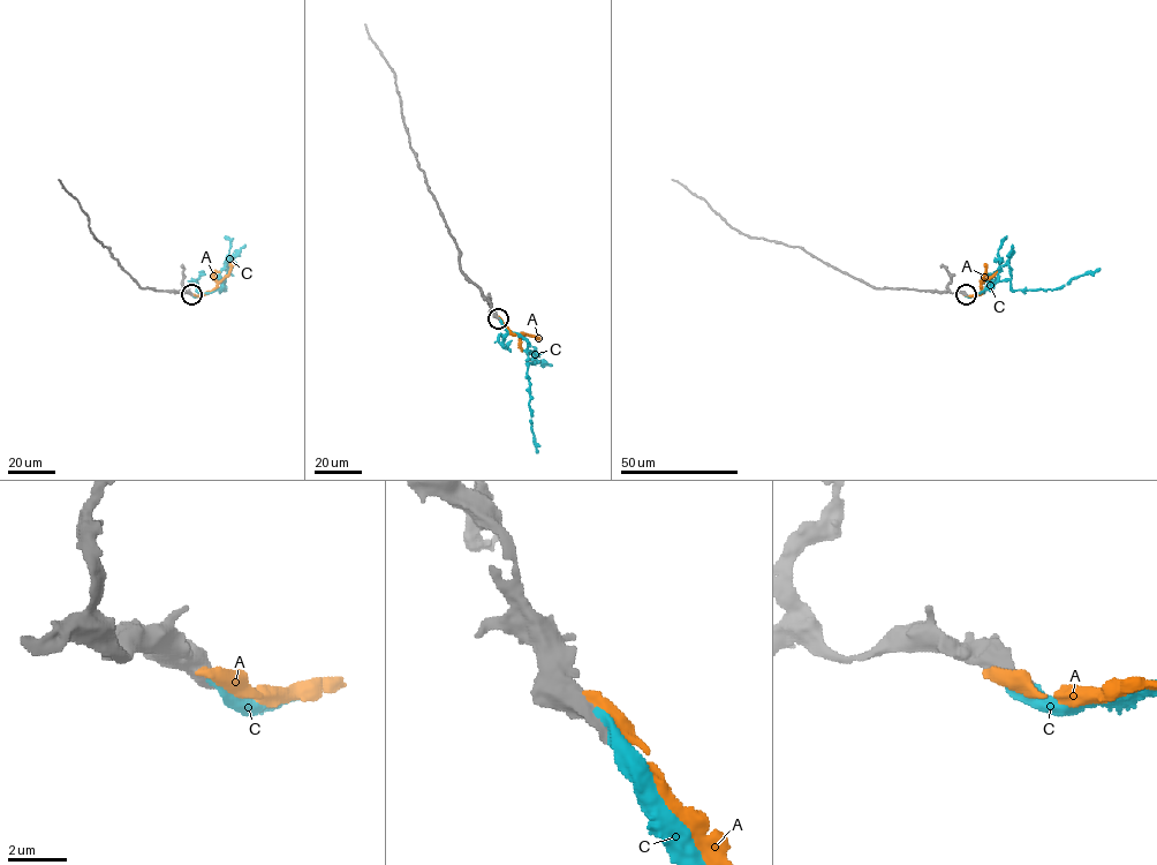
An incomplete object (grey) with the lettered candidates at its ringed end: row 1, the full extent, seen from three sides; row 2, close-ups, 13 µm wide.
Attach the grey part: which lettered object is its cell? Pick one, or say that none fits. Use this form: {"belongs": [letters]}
{"belongs": ["C"]}

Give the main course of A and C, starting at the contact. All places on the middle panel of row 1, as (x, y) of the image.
A: (498, 317), (512, 332), (537, 337)
C: (498, 317), (509, 331), (527, 340), (526, 351), (536, 359), (528, 366), (527, 373), (531, 430), (537, 453)

